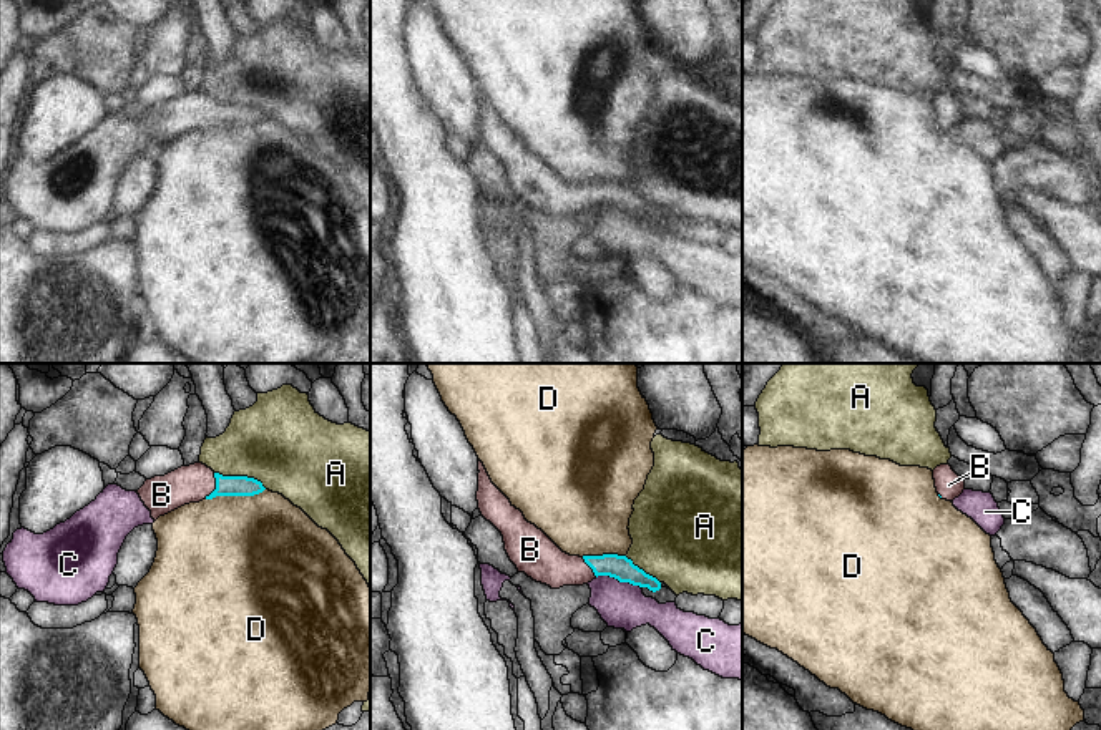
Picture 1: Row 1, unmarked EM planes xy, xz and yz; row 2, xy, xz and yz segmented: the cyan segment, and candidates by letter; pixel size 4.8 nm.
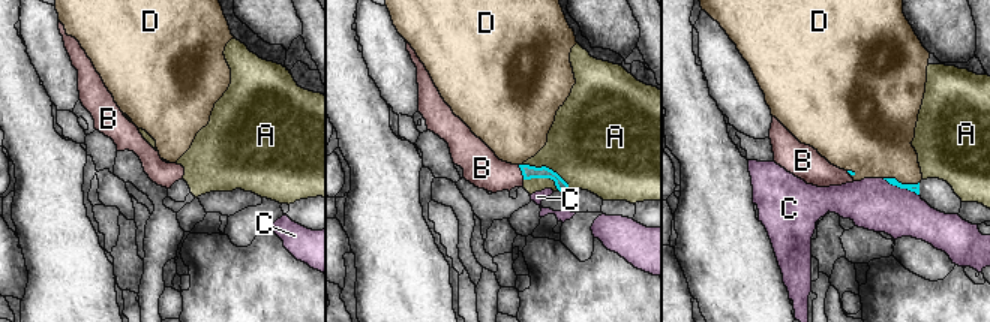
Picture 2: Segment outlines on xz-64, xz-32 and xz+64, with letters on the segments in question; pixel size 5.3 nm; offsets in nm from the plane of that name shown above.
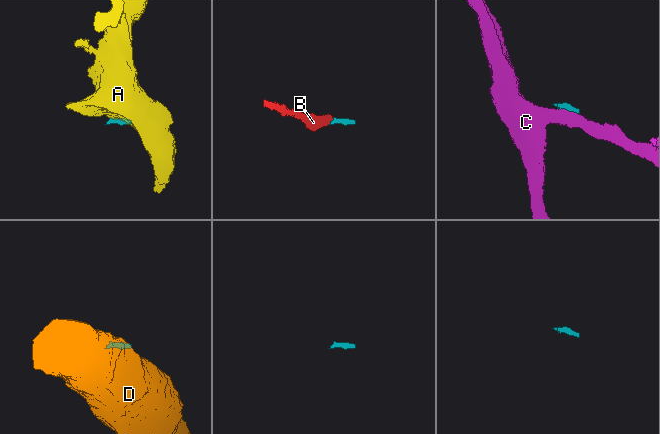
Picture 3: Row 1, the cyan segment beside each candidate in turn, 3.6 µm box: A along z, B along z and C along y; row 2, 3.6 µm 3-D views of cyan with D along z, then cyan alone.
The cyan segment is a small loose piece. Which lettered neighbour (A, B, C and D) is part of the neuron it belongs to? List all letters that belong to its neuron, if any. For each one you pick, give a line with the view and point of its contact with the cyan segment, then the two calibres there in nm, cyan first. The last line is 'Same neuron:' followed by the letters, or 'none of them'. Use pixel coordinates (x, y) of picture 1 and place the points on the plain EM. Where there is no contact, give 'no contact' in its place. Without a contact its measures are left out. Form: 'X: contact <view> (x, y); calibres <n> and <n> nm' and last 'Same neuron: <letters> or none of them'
B: contact xy (216, 115); calibres 100 and 180 nm
Same neuron: B

